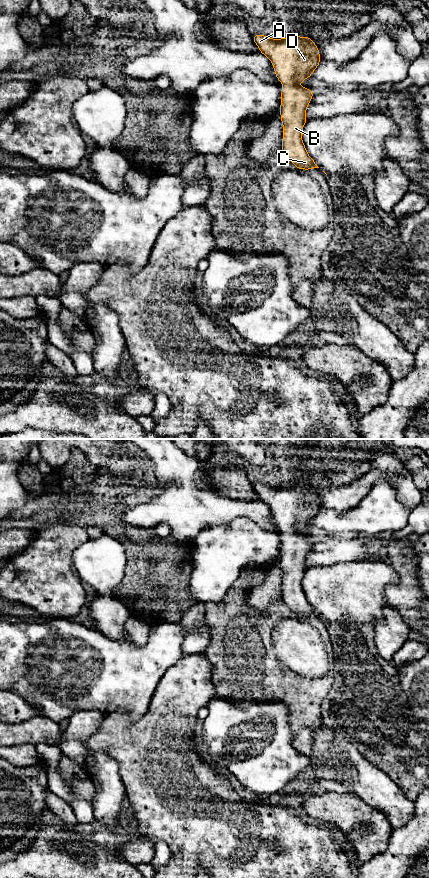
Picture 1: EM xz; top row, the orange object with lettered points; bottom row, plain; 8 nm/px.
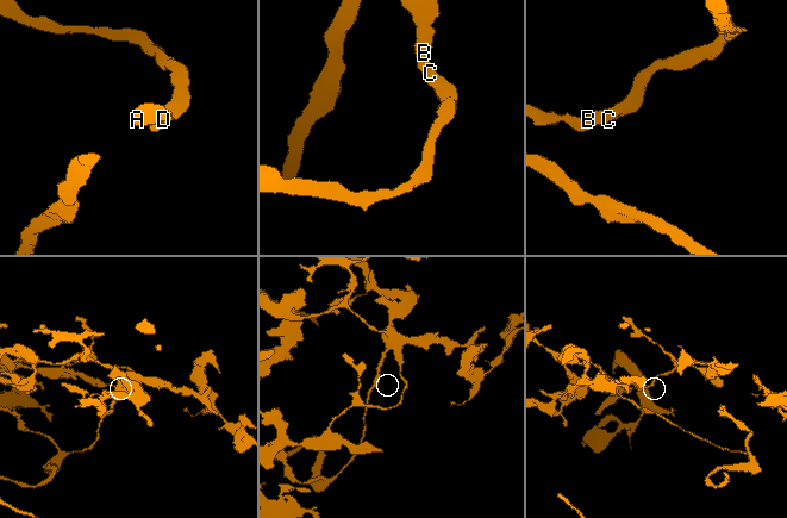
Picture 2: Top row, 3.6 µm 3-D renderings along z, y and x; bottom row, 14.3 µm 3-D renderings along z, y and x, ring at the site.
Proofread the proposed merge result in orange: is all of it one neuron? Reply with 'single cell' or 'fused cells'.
single cell

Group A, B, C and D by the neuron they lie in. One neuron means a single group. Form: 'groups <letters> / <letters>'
groups A B C D

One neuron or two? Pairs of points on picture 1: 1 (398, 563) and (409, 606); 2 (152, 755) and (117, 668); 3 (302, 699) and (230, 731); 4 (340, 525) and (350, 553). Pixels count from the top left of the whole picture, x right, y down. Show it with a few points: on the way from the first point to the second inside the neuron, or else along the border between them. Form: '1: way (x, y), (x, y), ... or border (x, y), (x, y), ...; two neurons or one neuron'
1: way (407, 574), (408, 595); one neuron
2: border (151, 700), (134, 721), (116, 711); two neurons
3: border (263, 700), (279, 700), (287, 707), (291, 729); two neurons
4: border (334, 535), (325, 540), (315, 540); two neurons

